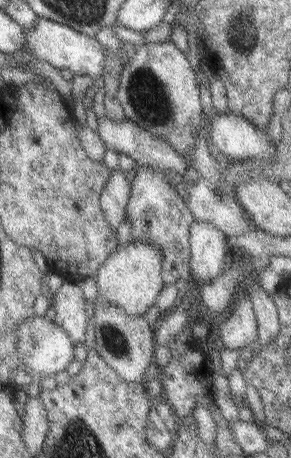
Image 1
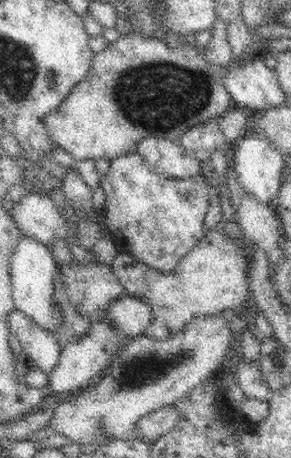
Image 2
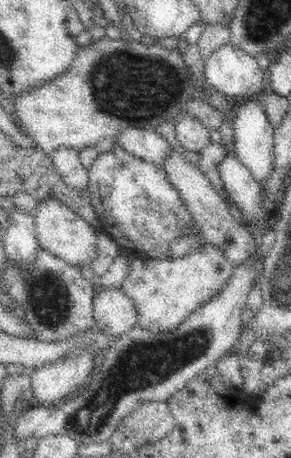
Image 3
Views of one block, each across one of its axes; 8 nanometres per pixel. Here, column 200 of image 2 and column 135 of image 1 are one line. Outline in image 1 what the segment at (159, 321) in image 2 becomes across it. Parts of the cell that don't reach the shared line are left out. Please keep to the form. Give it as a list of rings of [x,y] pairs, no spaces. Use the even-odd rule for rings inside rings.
[[[131,240],[127,244],[117,246],[115,252],[111,252],[105,262],[97,268],[95,282],[97,282],[97,300],[105,304],[113,304],[127,312],[129,316],[141,318],[151,306],[155,306],[155,300],[163,288],[161,280],[161,266],[163,254],[157,246],[151,246],[149,242]]]

